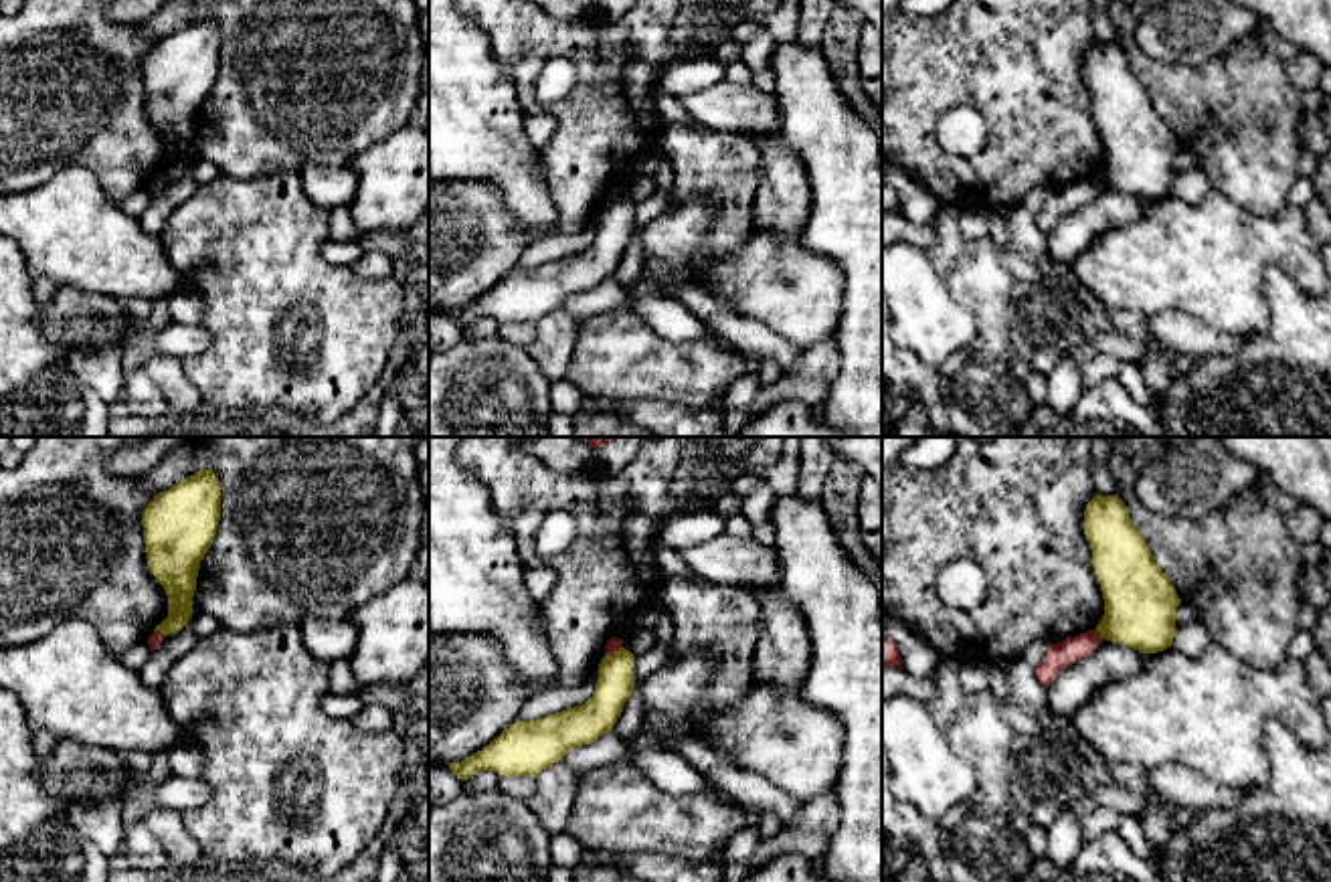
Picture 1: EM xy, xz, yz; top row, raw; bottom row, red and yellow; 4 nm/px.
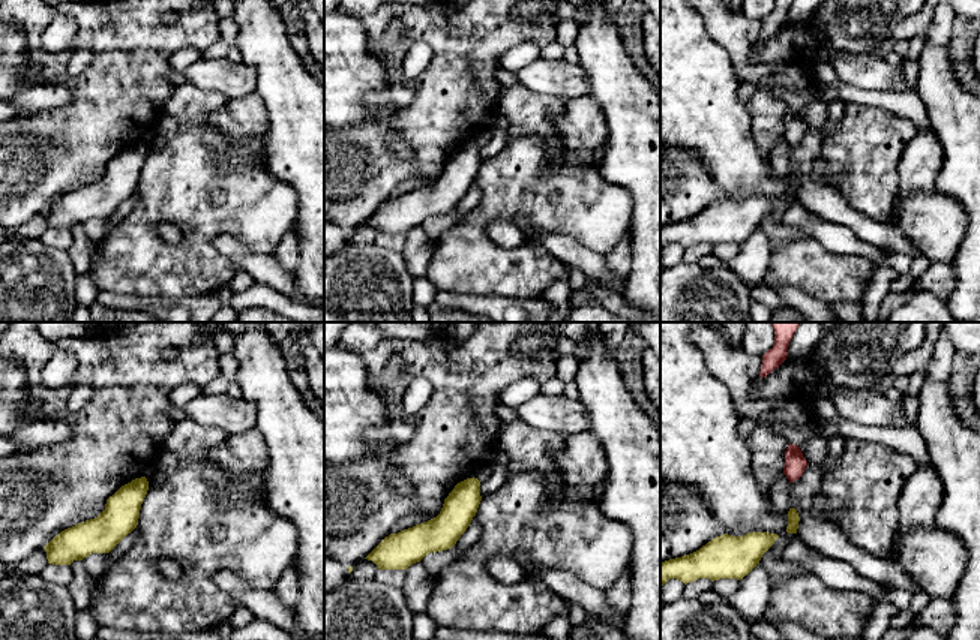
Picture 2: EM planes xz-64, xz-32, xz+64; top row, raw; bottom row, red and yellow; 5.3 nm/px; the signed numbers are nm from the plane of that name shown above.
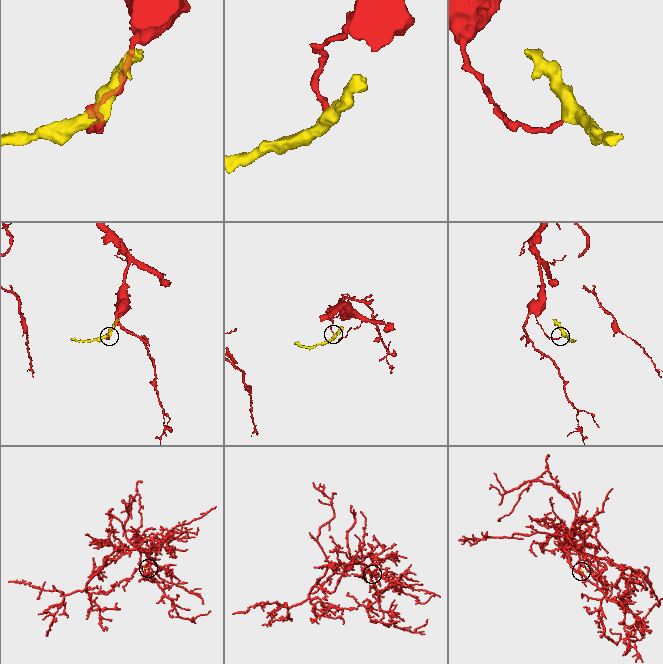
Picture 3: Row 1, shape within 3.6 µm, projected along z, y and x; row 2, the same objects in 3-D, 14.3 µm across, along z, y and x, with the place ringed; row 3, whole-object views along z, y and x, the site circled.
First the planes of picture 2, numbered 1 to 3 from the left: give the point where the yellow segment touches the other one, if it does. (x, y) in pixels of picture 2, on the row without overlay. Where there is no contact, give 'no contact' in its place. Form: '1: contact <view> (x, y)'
1: no contact
2: no contact
3: no contact

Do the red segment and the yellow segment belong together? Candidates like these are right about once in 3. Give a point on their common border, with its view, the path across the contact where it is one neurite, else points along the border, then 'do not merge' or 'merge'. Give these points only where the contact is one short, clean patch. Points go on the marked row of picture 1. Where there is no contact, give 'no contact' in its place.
yz (1099, 634) | along yz (1095, 630), (1103, 638) | do not merge

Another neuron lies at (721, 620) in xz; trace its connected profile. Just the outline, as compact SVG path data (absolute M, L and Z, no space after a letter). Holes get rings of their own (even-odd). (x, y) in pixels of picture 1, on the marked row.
M692 572L670 577L661 583L657 597L674 617L674 637L668 662L676 662L688 653L710 653L716 672L710 678L704 698L694 706L696 722L710 722L722 708L734 706L752 682L752 662L757 645L757 625L761 621L761 605L744 587L704 581Z

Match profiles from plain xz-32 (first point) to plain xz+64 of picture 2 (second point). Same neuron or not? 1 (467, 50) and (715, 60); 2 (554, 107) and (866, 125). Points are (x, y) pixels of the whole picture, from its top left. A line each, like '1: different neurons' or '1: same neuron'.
1: different neurons
2: same neuron

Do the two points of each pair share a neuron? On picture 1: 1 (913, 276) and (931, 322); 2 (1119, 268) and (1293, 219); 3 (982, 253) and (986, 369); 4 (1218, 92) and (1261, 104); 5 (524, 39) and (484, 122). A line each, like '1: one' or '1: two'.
1: one
2: one
3: one
4: one
5: two

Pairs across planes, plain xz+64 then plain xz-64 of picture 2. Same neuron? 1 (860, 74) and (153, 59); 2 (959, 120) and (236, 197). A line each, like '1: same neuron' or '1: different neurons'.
1: different neurons
2: different neurons

